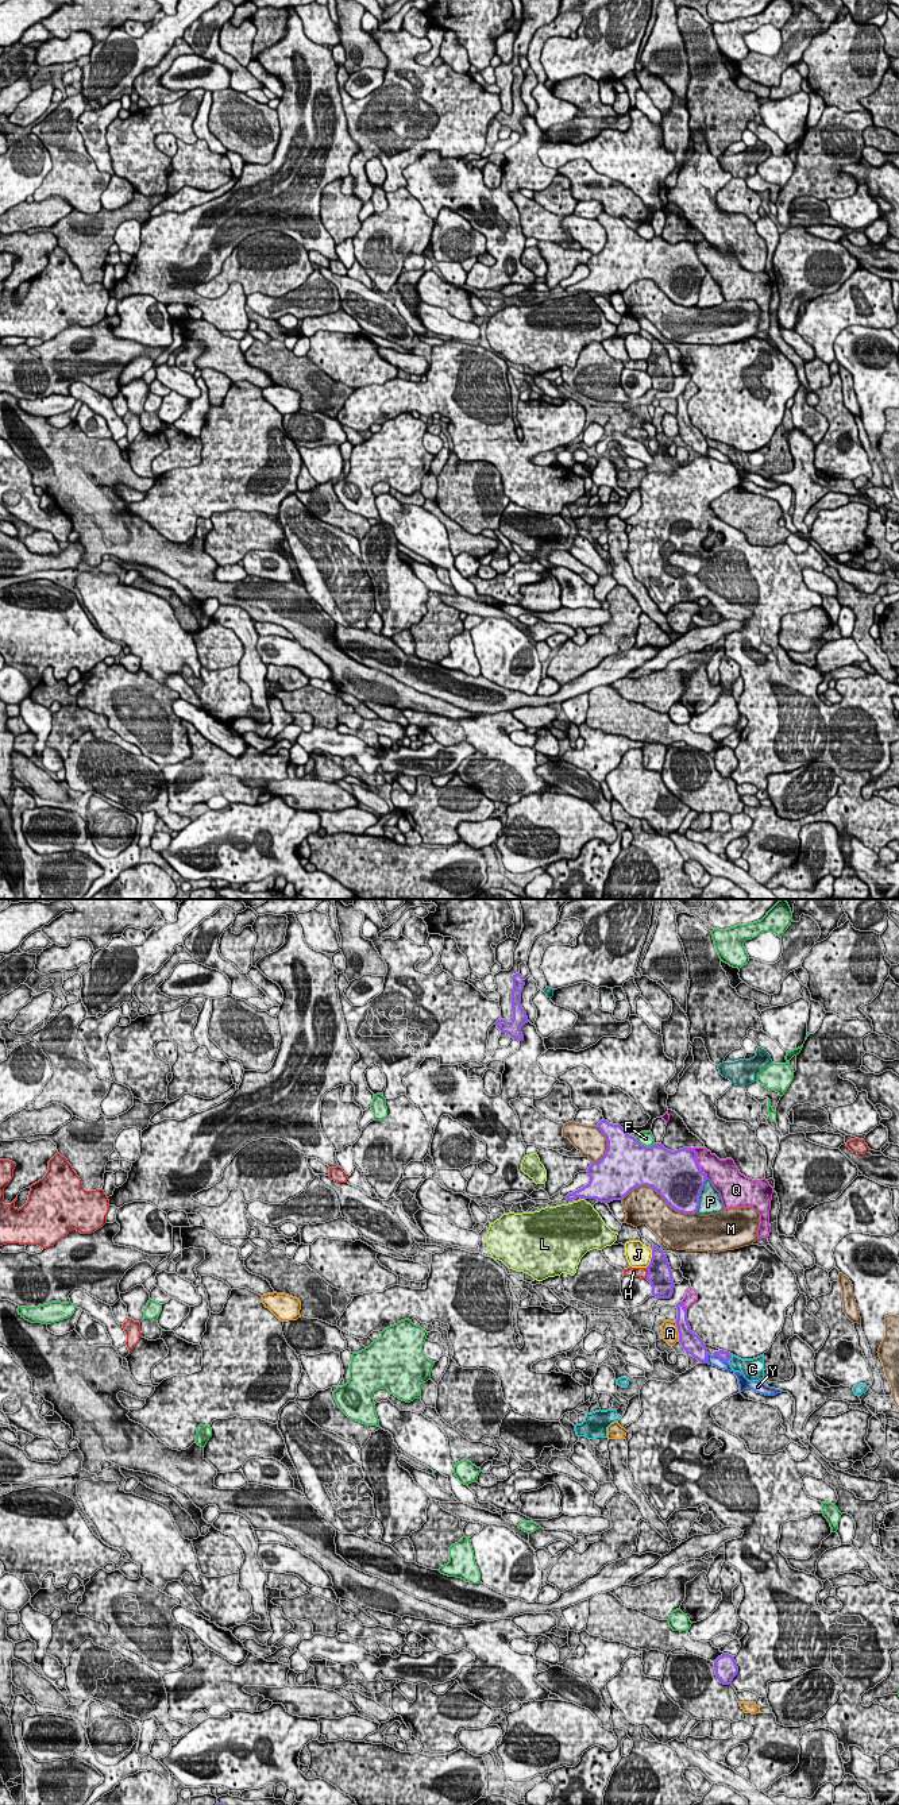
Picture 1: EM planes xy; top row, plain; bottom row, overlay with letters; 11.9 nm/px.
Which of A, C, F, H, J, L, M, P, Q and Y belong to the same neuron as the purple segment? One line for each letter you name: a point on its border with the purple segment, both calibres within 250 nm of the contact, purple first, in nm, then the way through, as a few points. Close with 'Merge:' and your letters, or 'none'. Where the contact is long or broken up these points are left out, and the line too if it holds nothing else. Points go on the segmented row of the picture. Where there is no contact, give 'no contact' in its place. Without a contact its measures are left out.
C: meets purple in xy at (730, 1357); 120 nm thick on the purple side, 200 nm on the other; runs through xy (724, 1356), (730, 1357), (739, 1365), (748, 1368)
Merge: C

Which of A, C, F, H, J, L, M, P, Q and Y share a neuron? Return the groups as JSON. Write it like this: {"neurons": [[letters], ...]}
{"neurons": [["A"], ["C"], ["F"], ["H"], ["J"], ["L", "Y"], ["M"], ["P"], ["Q"]]}

